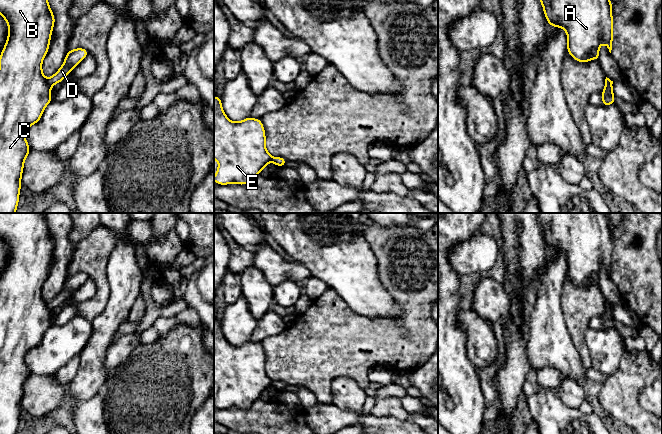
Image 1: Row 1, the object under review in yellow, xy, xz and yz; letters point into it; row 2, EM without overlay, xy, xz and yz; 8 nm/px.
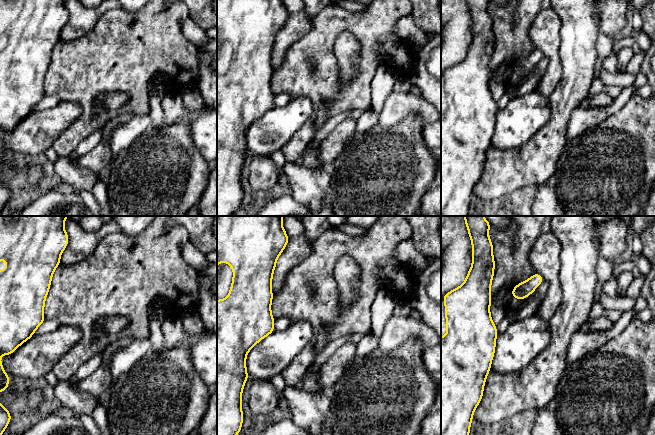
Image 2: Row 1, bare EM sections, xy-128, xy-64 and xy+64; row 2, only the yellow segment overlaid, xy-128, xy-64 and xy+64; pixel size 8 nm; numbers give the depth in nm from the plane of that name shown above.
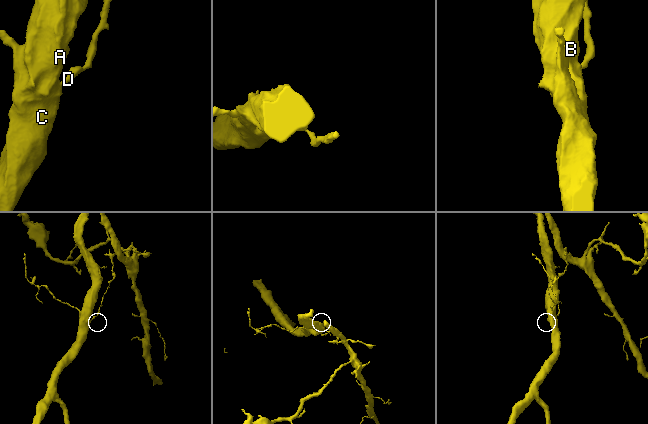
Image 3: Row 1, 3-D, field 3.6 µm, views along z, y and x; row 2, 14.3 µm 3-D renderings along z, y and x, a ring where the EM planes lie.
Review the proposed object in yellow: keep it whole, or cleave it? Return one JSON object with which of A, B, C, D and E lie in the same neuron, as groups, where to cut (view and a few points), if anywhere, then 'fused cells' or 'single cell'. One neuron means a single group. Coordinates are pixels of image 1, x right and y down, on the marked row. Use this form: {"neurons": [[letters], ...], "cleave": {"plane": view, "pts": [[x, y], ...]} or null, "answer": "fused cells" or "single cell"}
{"neurons": [["A", "B", "C", "E"], ["D"]], "cleave": {"plane": "xy", "pts": [[46, 79], [51, 86]]}, "answer": "fused cells"}

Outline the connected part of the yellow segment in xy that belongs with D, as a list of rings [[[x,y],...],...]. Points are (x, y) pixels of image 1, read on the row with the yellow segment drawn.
[[[77,48],[68,51],[63,65],[50,78],[47,79],[49,86],[53,86],[62,80],[89,54],[85,48]]]

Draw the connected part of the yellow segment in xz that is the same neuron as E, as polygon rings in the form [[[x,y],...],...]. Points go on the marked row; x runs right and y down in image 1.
[[[220,96],[214,97],[214,158],[219,163],[214,181],[217,184],[250,184],[272,159],[266,150],[265,139],[261,119],[248,117],[238,123],[233,122],[225,115]]]

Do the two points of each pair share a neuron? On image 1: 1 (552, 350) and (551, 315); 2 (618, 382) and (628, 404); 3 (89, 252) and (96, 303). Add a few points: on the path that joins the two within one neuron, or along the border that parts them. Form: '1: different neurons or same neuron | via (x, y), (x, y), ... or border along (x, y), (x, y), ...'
1: same neuron | via (551, 341), (551, 324)
2: same neuron | via (620, 387), (620, 396), (623, 399)
3: same neuron | via (94, 265), (100, 277), (100, 290)

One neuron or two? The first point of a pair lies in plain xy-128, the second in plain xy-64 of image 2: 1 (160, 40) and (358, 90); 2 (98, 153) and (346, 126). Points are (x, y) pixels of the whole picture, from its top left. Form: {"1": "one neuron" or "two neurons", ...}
{"1": "one neuron", "2": "one neuron"}

